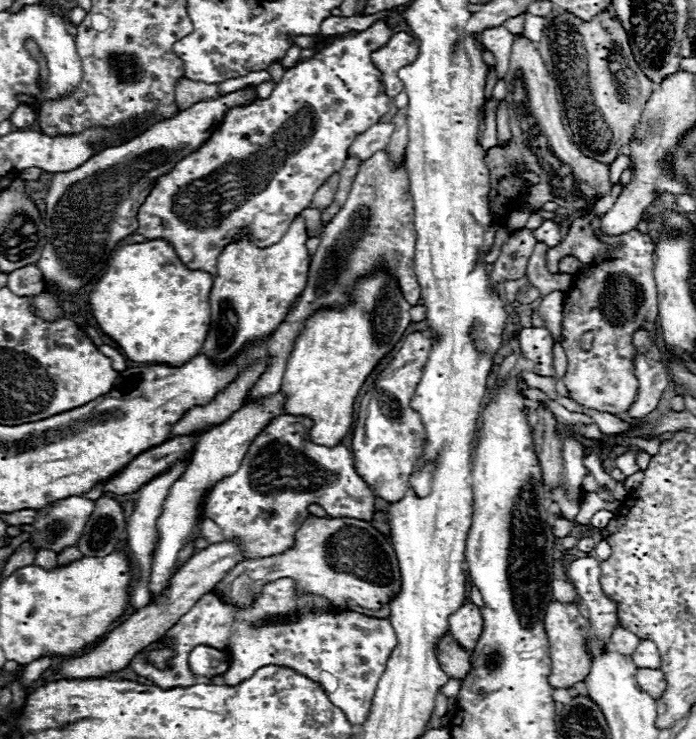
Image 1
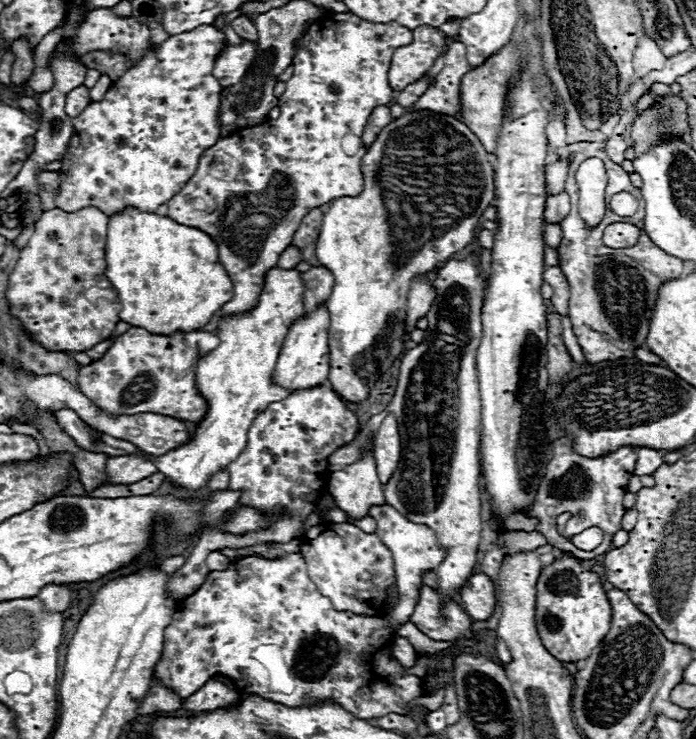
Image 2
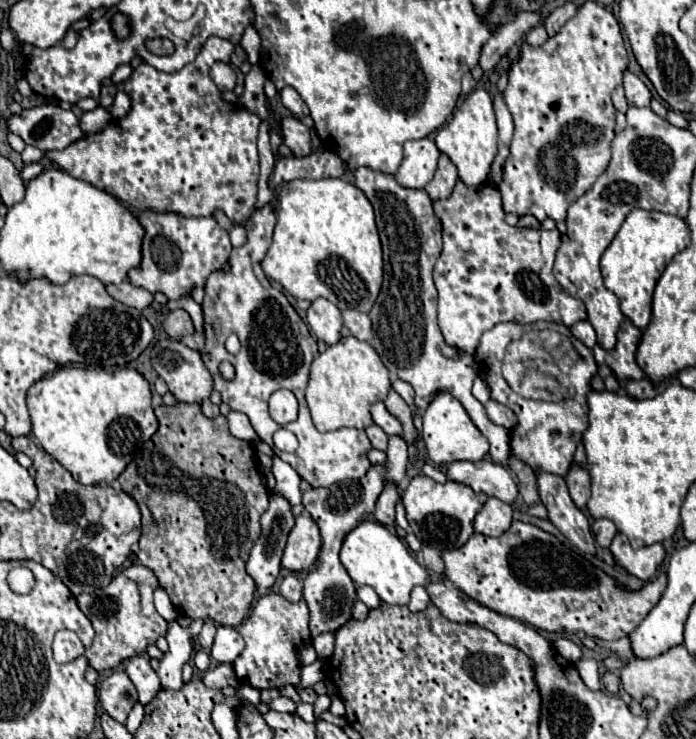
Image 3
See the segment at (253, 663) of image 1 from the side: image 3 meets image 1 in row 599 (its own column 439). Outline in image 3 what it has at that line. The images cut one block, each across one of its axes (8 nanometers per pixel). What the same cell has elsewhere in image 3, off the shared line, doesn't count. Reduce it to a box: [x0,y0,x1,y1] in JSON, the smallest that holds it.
[434,182,586,354]

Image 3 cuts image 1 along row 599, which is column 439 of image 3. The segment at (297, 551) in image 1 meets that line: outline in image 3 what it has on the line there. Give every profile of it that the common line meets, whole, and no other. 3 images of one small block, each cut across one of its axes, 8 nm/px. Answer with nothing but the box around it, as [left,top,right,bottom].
[354,168,508,464]

